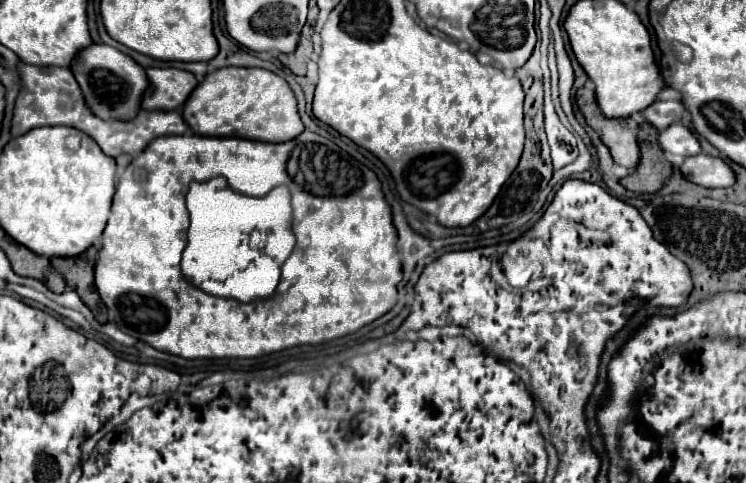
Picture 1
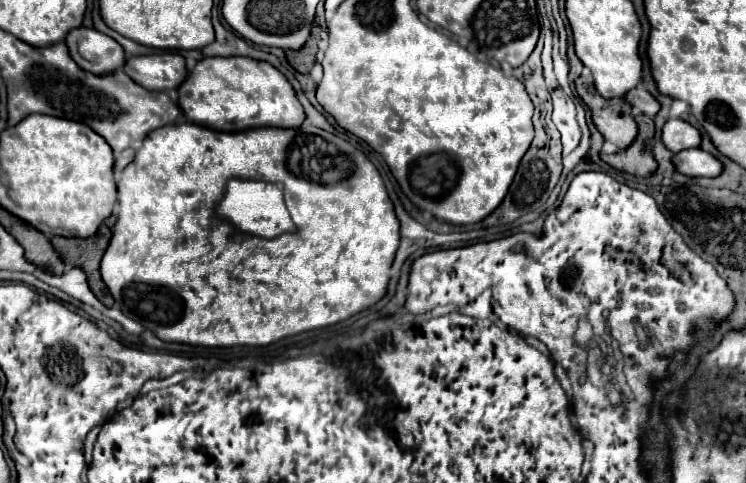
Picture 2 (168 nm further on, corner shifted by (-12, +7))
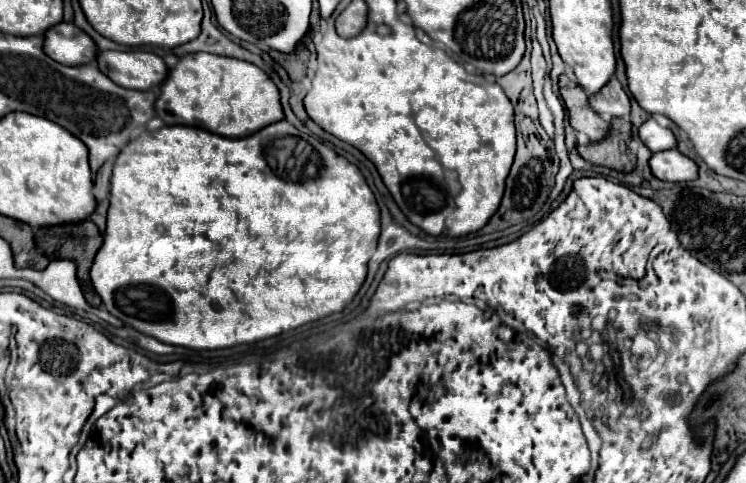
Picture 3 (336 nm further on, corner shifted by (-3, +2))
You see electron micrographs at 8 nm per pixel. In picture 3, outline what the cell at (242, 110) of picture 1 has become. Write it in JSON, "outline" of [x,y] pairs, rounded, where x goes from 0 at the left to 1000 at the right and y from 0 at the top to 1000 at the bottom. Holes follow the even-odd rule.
{"outline":[[[256,110],[240,122],[216,176],[216,197],[208,209],[208,234],[221,251],[221,259],[267,259],[269,267],[283,267],[283,275],[294,275],[299,284],[328,284],[358,263],[361,255],[382,246],[374,184],[353,143],[323,122],[283,110]]]}

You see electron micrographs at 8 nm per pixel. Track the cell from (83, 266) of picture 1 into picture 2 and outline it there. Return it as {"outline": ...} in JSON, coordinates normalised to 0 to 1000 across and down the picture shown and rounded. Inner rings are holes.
{"outline":[[[137,468],[126,489],[121,493],[83,493],[83,489],[70,489],[70,509],[80,526],[83,542],[88,555],[107,551],[113,555],[113,567],[118,571],[118,588],[126,605],[139,600],[139,584],[134,576],[134,538],[147,505],[150,480],[145,468]]]}

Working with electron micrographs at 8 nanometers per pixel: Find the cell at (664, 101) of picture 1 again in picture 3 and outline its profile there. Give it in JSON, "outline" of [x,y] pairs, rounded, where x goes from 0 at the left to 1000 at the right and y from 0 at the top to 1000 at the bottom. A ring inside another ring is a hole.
{"outline":[[[824,159],[800,197],[790,205],[792,205],[792,222],[811,251],[819,251],[822,242],[840,242],[846,234],[846,209]]]}

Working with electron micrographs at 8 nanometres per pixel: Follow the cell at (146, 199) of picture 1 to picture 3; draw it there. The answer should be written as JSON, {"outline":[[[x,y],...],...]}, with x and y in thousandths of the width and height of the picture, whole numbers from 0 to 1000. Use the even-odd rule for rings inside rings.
{"outline":[[[385,251],[358,259],[355,267],[326,288],[304,288],[251,259],[216,263],[205,275],[194,271],[184,288],[173,292],[157,321],[146,408],[149,424],[143,449],[143,491],[122,553],[122,582],[135,611],[141,640],[192,694],[261,727],[345,710],[398,681],[409,669],[428,665],[438,652],[457,648],[481,607],[492,573],[492,540],[497,536],[497,524],[503,524],[503,507],[508,499],[508,429],[479,342],[468,337],[462,325],[452,321],[446,308],[436,304],[420,284],[406,284],[403,271]]]}

